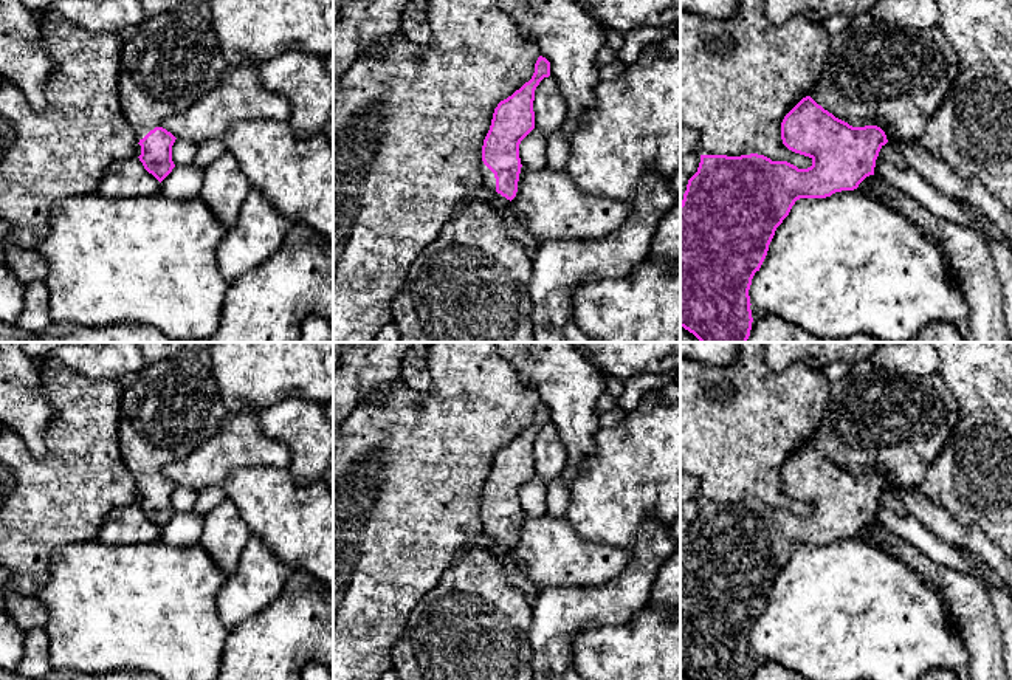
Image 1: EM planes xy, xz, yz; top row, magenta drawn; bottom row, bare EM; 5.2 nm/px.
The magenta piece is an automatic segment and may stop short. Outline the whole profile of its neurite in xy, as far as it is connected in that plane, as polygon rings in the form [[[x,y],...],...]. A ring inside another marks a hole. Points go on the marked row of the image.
[[[183,0],[174,11],[147,17],[138,33],[124,42],[119,65],[121,110],[141,146],[138,156],[144,169],[160,183],[175,167],[175,136],[161,121],[186,112],[217,85],[228,67],[209,15],[209,0]]]

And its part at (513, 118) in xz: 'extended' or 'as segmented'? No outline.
extended

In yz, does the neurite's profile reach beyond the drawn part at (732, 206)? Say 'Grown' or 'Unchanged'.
Grown

